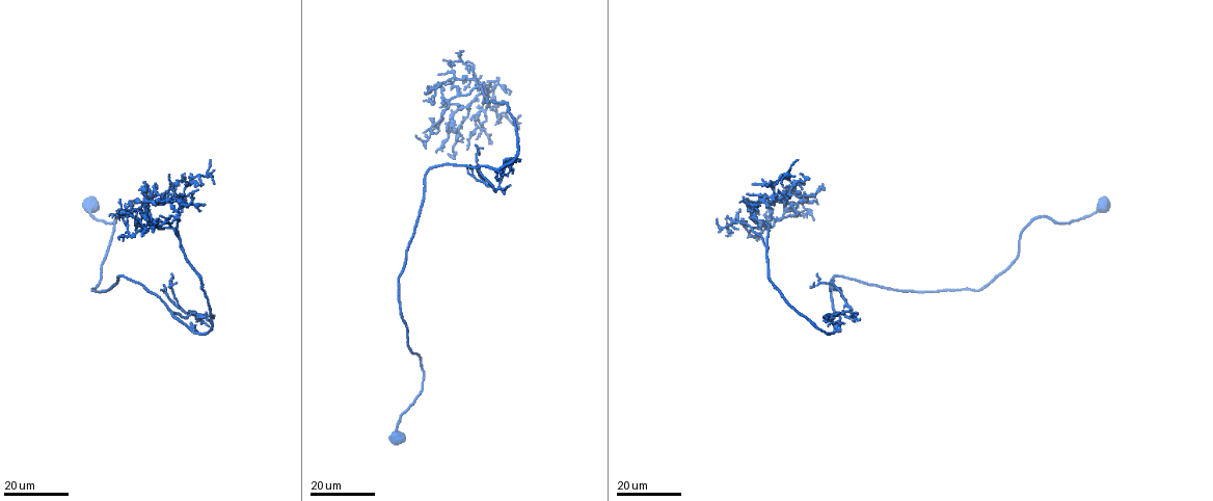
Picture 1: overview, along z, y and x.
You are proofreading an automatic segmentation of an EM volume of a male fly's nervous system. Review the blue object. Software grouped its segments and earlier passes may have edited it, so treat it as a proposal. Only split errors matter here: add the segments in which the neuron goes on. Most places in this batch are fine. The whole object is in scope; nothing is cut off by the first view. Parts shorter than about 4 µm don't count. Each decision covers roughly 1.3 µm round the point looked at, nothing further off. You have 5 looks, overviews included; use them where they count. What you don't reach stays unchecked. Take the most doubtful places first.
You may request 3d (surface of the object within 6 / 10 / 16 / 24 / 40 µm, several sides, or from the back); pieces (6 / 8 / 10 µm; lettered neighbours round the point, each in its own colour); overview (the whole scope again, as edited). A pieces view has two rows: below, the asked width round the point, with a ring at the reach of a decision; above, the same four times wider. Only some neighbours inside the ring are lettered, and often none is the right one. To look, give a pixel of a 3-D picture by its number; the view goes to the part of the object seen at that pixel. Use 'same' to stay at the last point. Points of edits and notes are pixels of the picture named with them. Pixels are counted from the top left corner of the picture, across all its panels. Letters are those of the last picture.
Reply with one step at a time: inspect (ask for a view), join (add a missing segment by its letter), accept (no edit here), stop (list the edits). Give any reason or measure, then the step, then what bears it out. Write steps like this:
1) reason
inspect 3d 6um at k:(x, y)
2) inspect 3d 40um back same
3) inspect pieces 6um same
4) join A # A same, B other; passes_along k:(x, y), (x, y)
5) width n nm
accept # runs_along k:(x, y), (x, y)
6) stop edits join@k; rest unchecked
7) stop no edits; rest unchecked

thin end
inspect 3d 16um at 1:(451, 131)

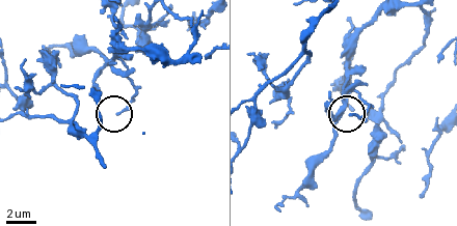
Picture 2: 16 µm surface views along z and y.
inspect pieces 10um at 2:(119, 114)

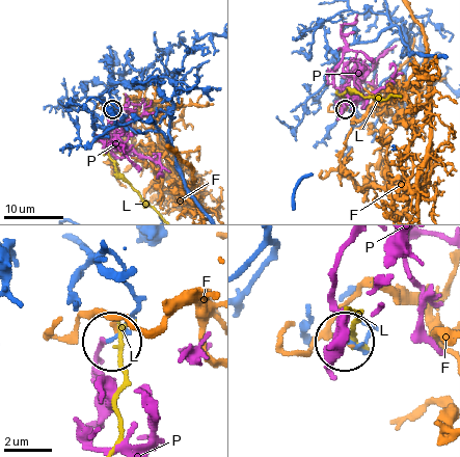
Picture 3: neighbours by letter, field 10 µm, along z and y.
width 180 nm
accept # F other, L other, P other; runs_along 3:(108, 262), (138, 310), (116, 337); none of them fits

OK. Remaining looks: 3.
thin end
inspect 3d 16um at 1:(464, 140)

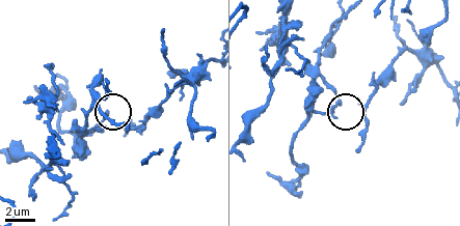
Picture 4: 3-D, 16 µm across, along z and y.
inspect pieces 8um at 4:(337, 103)

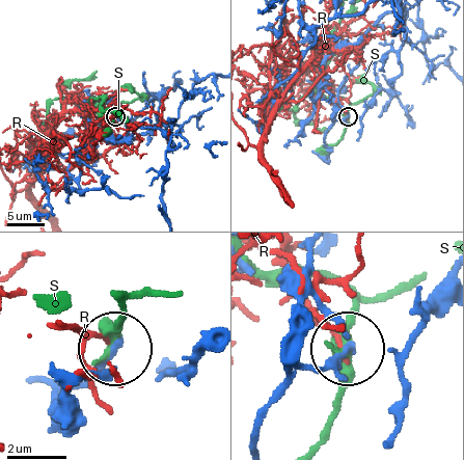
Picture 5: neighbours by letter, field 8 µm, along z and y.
accept # R other, S other; none of them fits

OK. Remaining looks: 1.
stop no edits; rest unchecked

